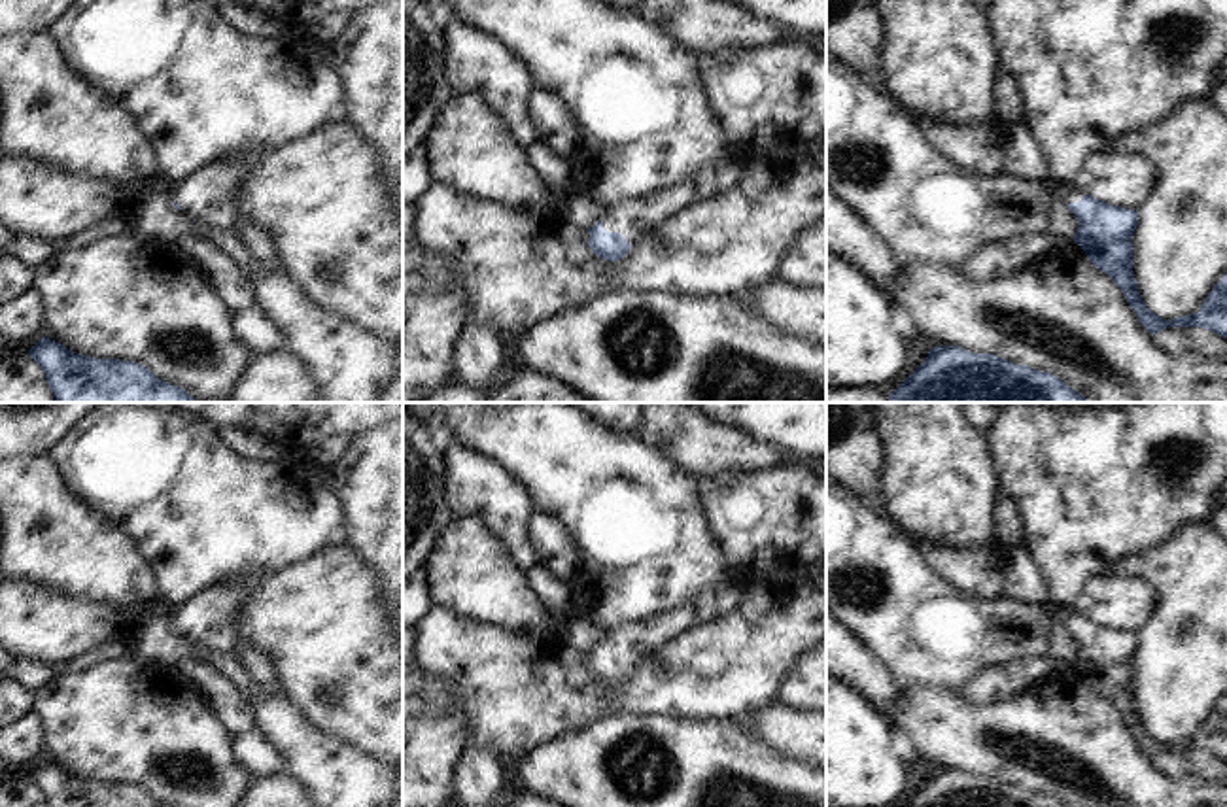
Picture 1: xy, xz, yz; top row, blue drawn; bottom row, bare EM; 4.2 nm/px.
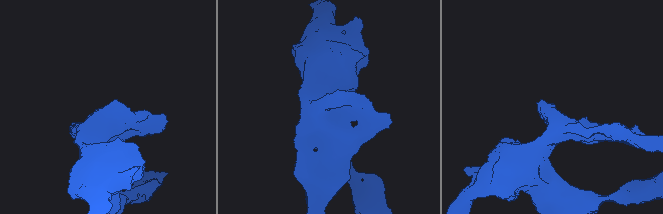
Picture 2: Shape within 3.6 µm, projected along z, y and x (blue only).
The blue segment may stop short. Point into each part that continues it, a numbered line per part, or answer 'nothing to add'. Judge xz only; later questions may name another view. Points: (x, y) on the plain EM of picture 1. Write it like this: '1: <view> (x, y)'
1: xz (634, 641)

